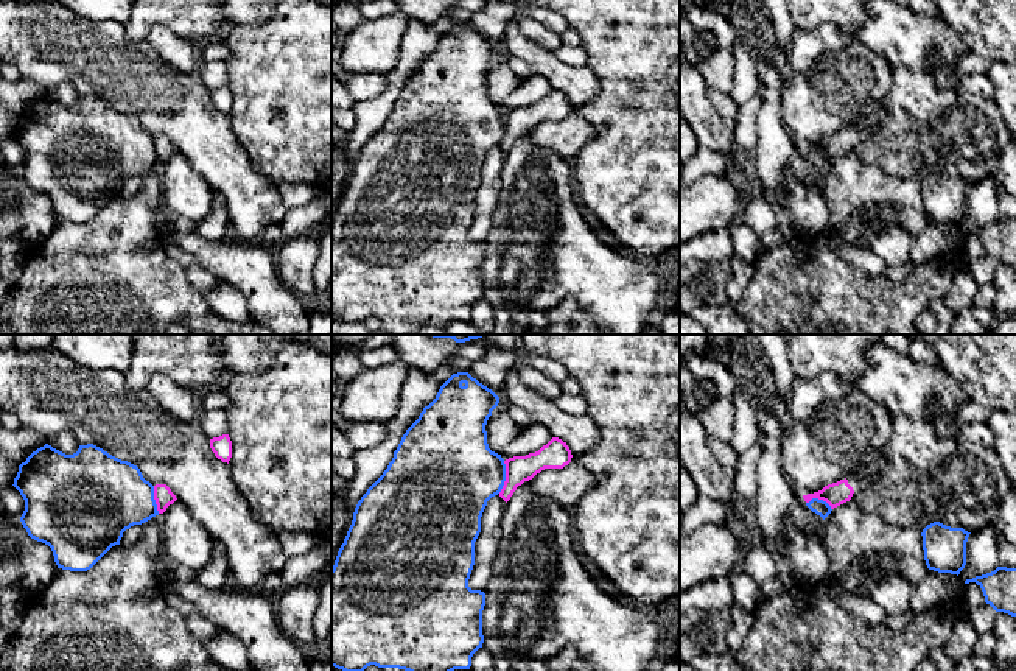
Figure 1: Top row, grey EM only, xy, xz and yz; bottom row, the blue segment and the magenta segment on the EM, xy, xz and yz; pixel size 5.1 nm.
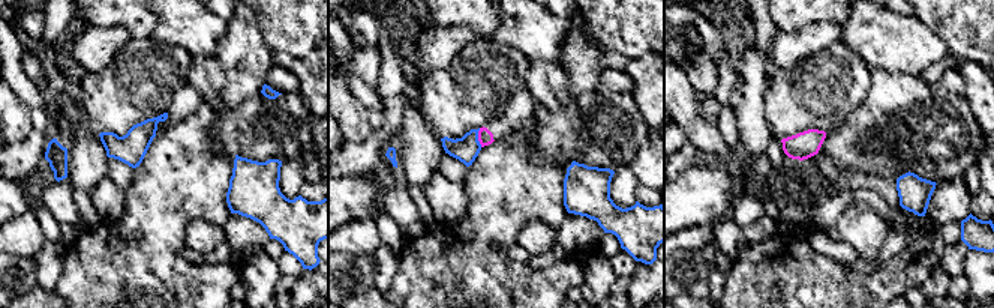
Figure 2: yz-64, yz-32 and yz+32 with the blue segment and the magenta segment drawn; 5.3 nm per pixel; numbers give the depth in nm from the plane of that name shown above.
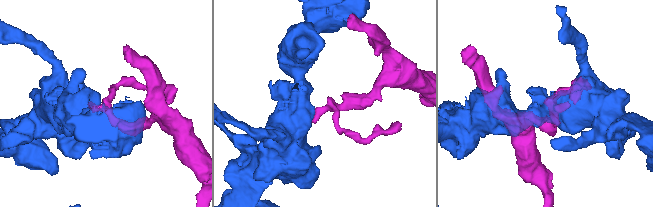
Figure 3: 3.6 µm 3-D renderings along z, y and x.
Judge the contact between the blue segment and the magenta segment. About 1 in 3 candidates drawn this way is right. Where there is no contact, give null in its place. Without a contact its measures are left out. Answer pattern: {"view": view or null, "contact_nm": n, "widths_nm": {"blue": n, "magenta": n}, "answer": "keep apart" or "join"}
{"view": "xz", "contact_nm": 170, "widths_nm": {"blue": 440, "magenta": 140}, "answer": "keep apart"}

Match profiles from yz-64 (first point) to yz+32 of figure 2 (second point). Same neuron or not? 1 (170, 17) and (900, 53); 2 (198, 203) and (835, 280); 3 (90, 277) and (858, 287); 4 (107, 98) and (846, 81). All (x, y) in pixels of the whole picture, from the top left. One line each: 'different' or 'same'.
1: same
2: same
3: same
4: same

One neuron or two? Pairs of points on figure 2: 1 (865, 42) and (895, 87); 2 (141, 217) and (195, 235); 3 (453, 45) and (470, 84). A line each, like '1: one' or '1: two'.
1: two
2: two
3: two

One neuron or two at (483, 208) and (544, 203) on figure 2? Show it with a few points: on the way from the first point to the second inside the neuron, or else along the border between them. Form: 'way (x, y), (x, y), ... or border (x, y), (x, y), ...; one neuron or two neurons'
way (498, 197), (529, 196); one neuron

